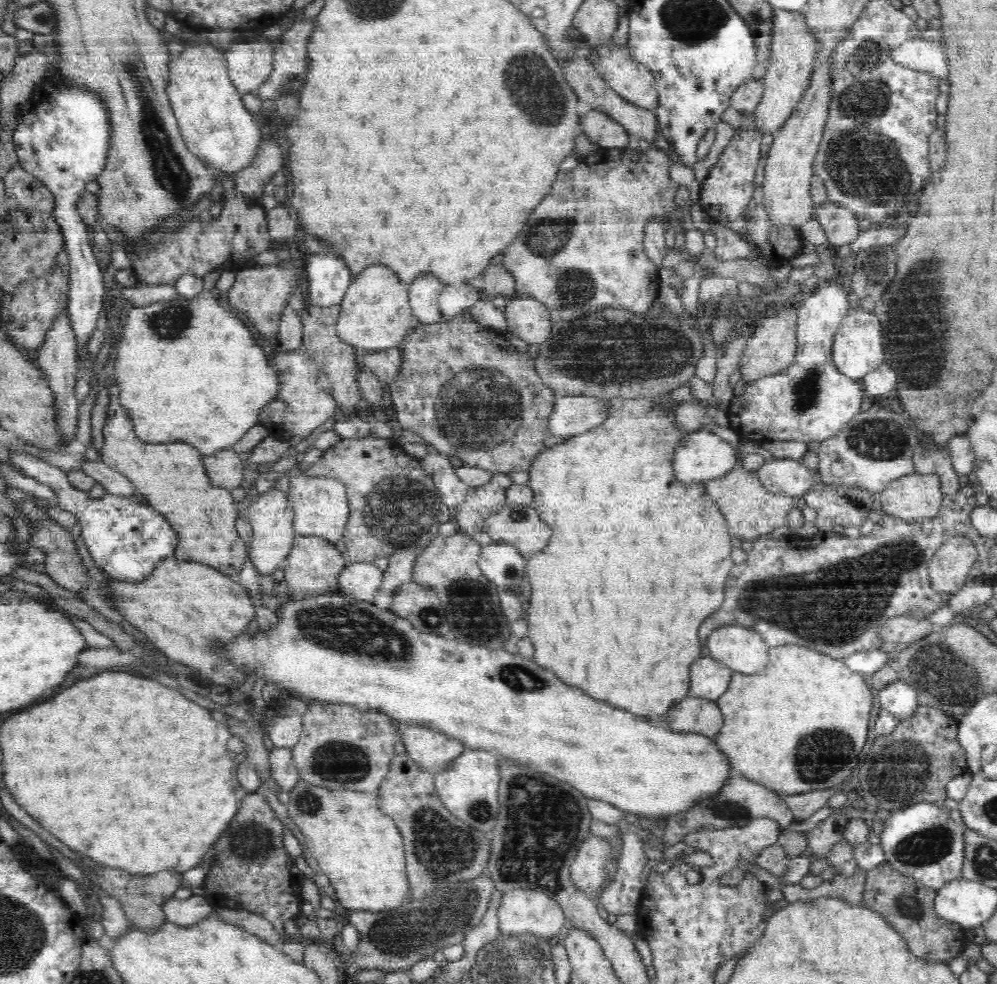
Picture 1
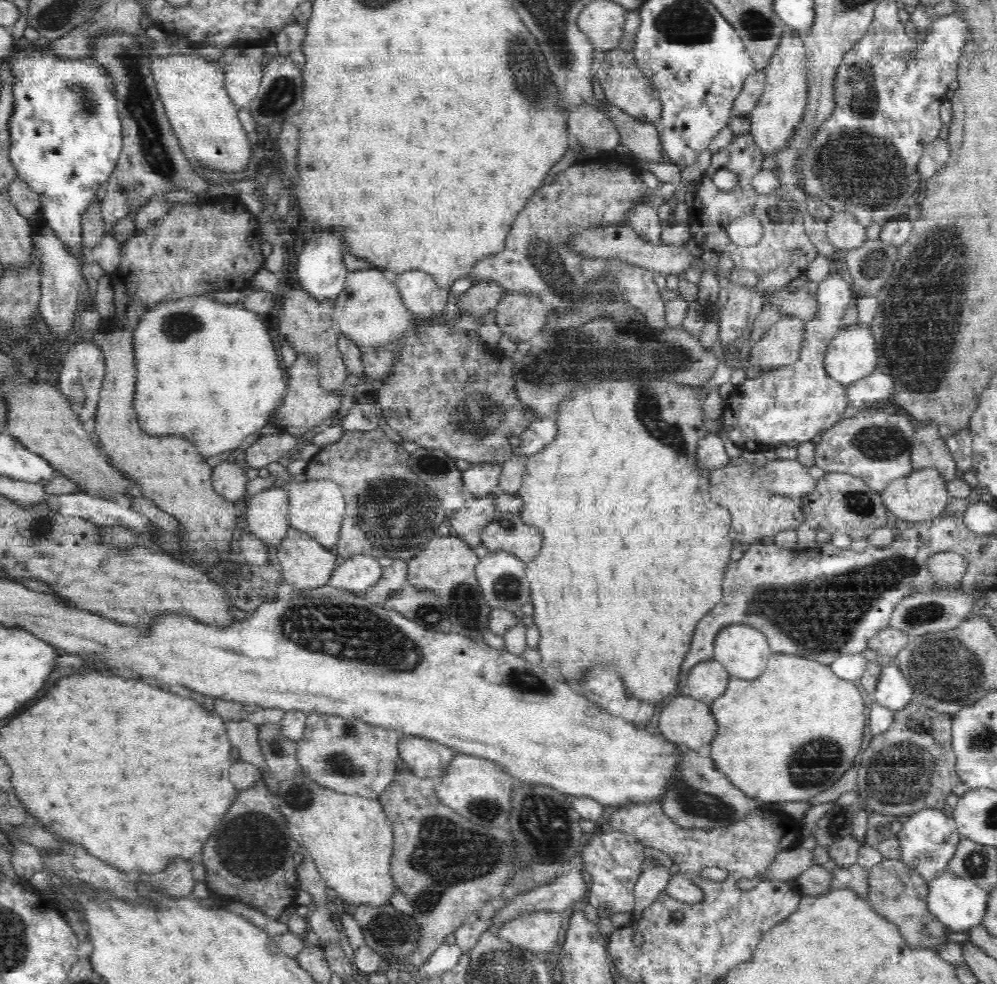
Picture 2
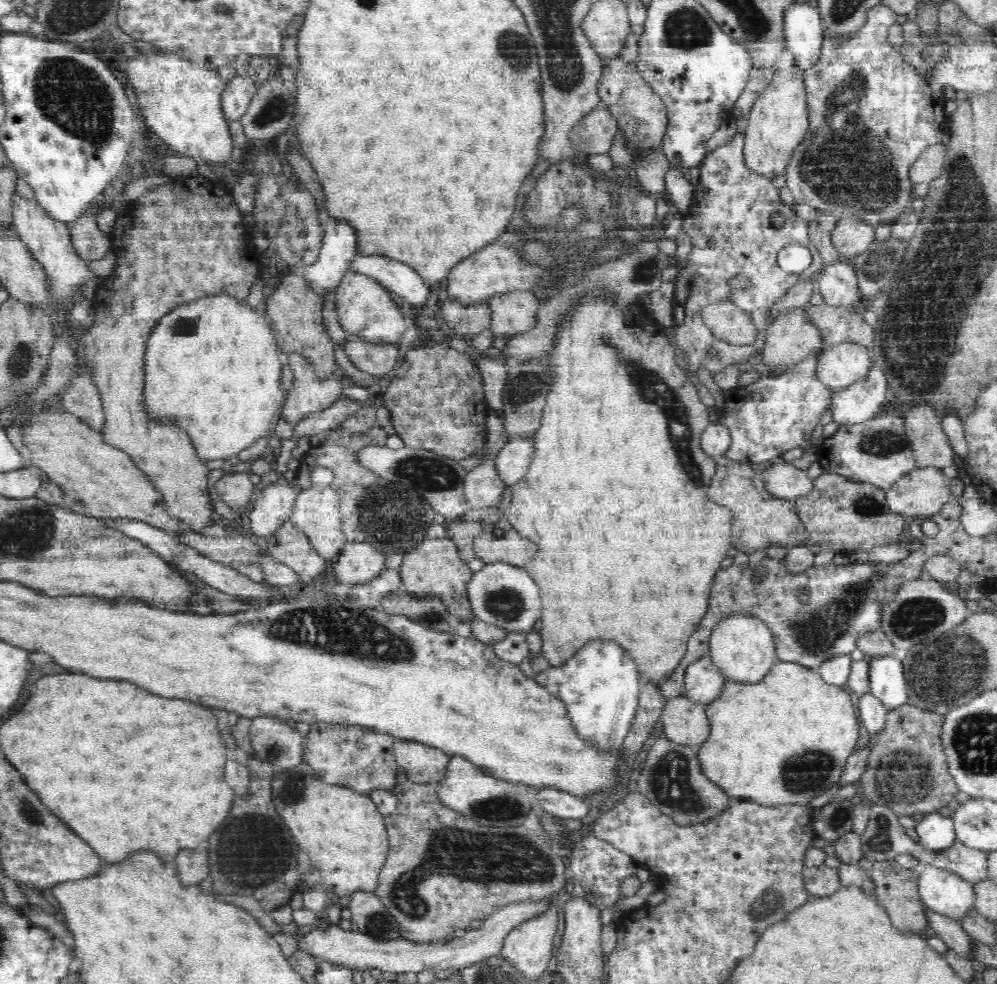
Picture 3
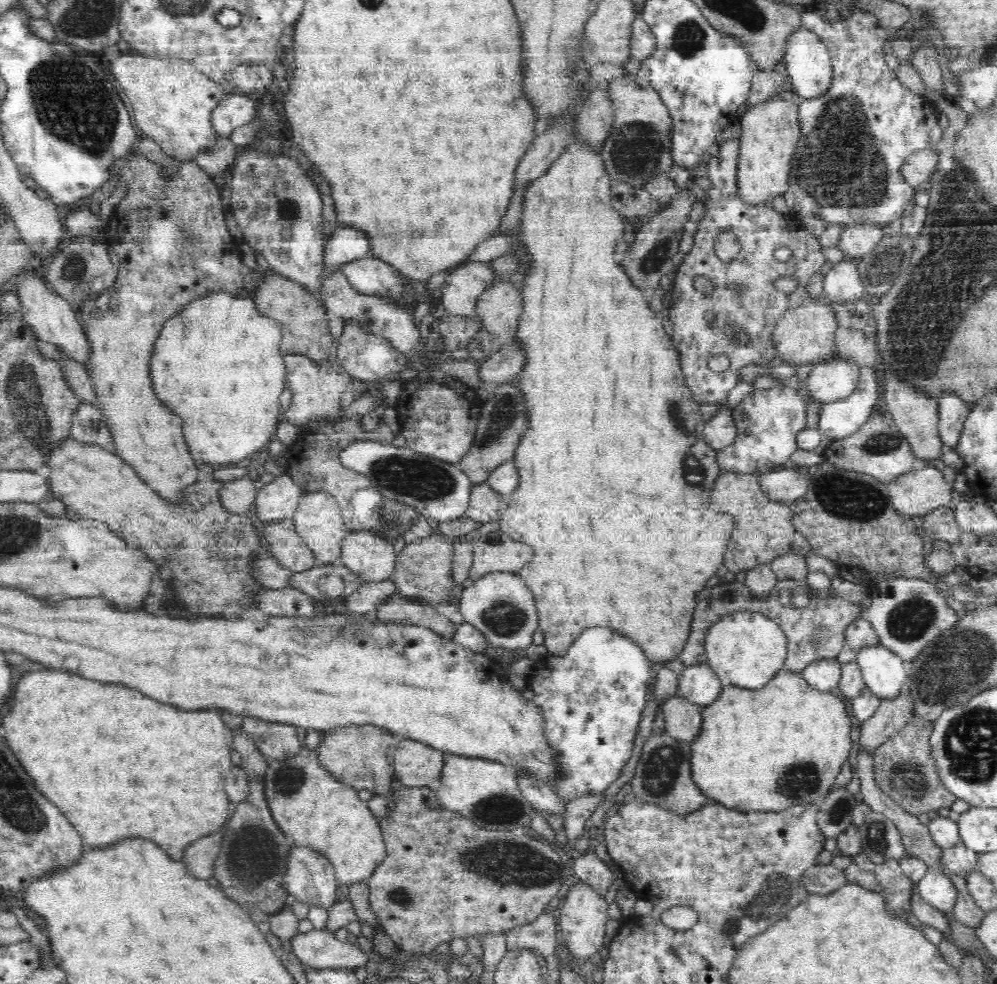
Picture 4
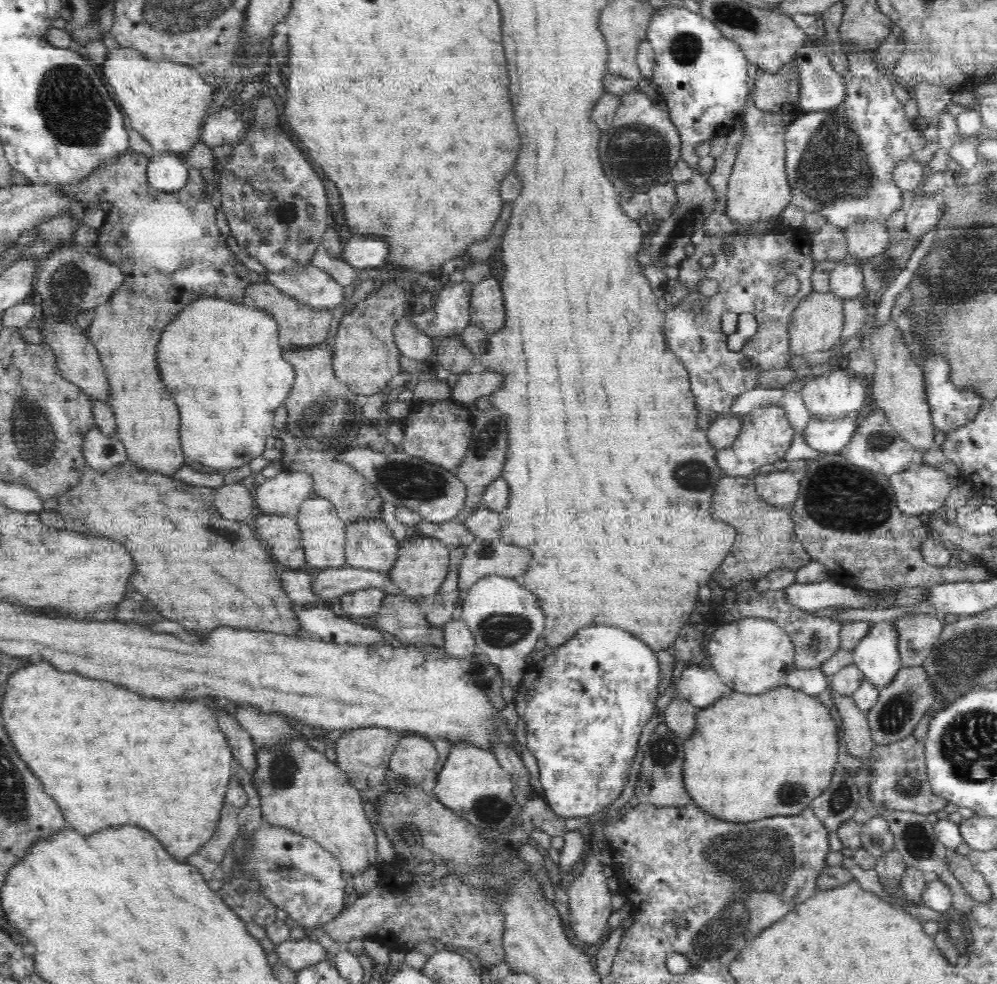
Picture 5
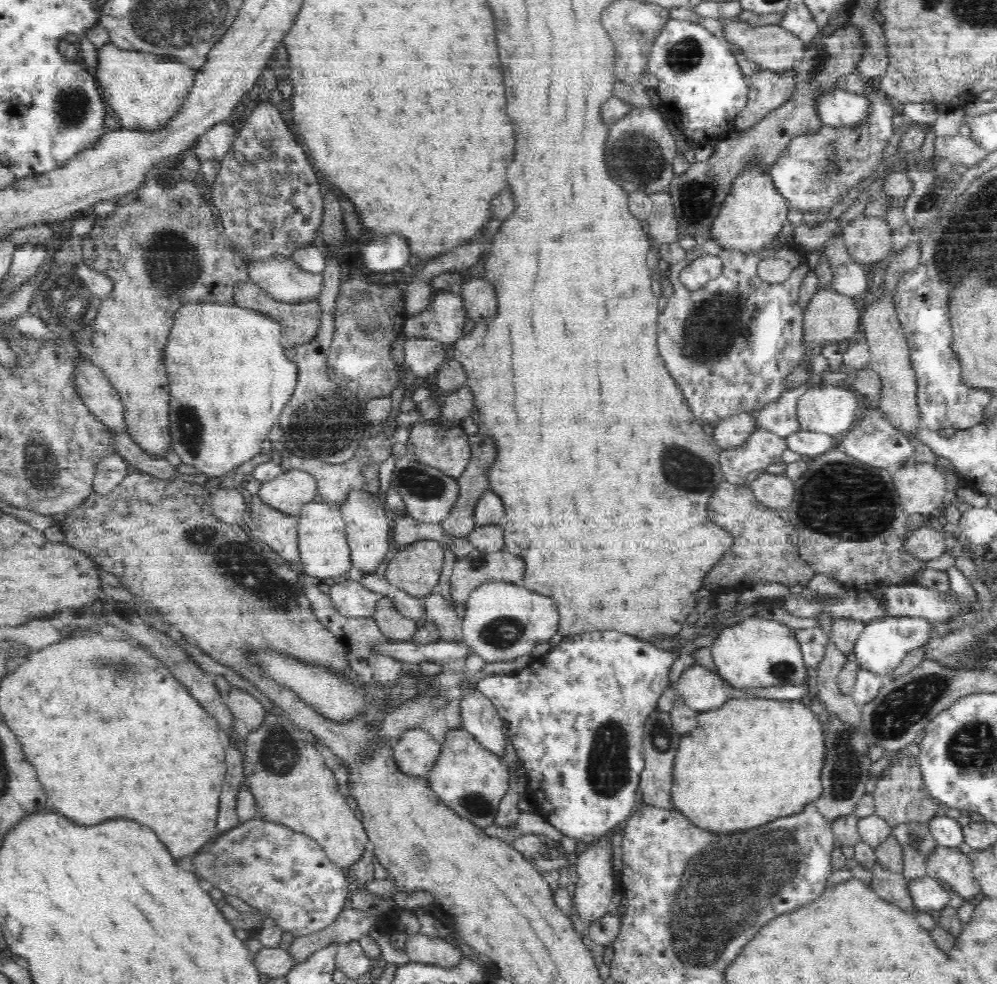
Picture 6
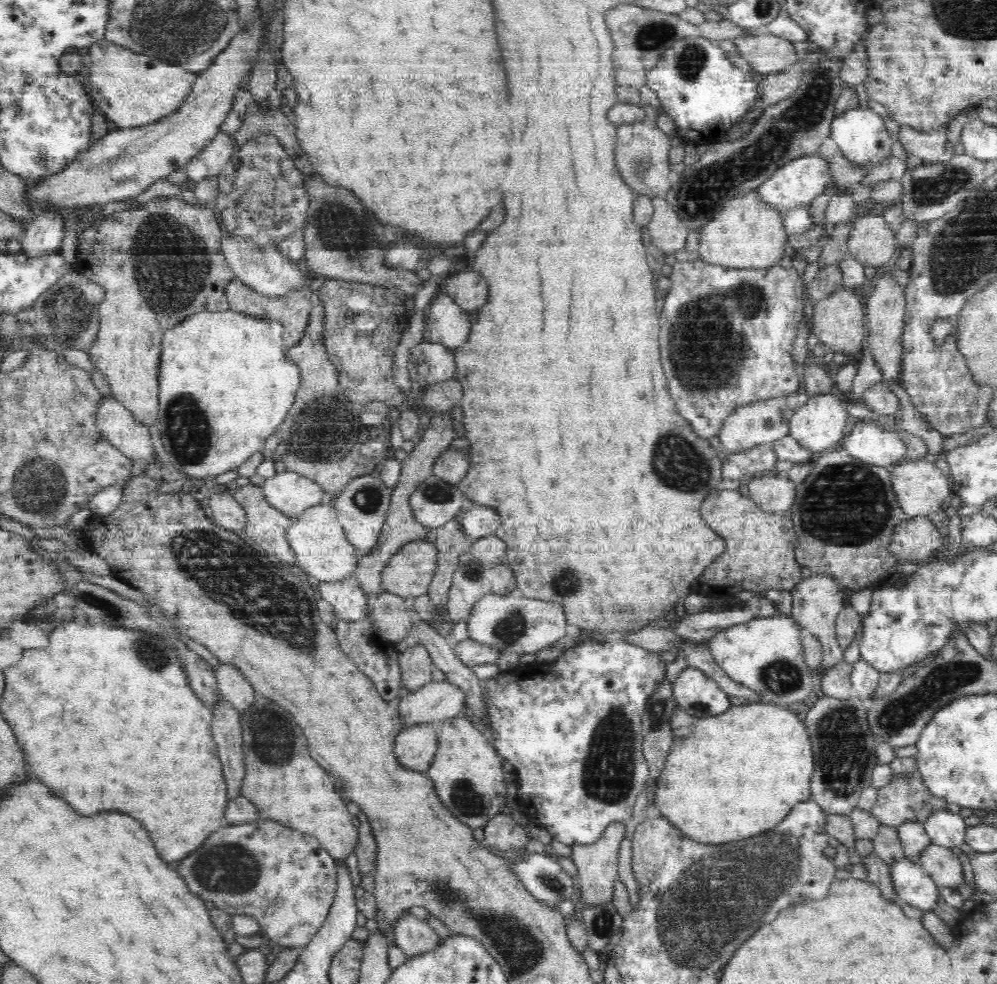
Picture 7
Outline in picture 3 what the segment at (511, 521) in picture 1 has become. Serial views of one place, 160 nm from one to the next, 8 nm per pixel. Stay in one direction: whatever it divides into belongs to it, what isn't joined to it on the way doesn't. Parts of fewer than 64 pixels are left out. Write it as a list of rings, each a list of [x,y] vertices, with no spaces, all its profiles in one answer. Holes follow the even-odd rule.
[[[502,518],[484,524],[482,532],[474,540],[474,552],[485,564],[507,562],[522,567],[528,558],[536,556],[538,548],[534,542],[520,536],[506,518]]]

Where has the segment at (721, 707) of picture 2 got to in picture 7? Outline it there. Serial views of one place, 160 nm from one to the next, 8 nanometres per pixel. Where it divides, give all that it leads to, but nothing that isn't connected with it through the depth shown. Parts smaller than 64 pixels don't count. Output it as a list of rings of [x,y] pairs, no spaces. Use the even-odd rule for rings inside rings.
[[[751,702],[747,705],[731,706],[718,716],[708,716],[697,719],[694,733],[688,737],[676,737],[670,751],[668,751],[667,762],[659,777],[656,780],[654,791],[654,806],[661,812],[661,816],[666,816],[685,836],[694,840],[704,841],[709,844],[726,844],[730,840],[744,840],[746,836],[756,836],[770,828],[774,828],[790,811],[800,803],[807,802],[812,798],[810,781],[815,770],[816,759],[813,754],[813,742],[806,724],[798,720],[798,716],[786,707],[776,704],[762,704],[761,702]]]

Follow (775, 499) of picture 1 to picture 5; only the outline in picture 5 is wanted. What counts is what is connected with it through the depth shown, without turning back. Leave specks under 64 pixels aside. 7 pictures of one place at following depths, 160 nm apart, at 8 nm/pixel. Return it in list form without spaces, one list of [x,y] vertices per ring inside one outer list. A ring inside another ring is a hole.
[[[724,476],[716,484],[714,489],[714,498],[712,498],[712,516],[716,520],[722,520],[724,526],[730,525],[735,529],[735,541],[730,549],[730,556],[718,566],[718,572],[714,572],[712,580],[720,584],[720,588],[728,589],[733,587],[742,580],[759,579],[776,568],[789,568],[798,570],[806,566],[811,561],[810,555],[795,536],[795,526],[790,520],[790,506],[778,507],[768,504],[755,489],[755,484],[751,476]]]

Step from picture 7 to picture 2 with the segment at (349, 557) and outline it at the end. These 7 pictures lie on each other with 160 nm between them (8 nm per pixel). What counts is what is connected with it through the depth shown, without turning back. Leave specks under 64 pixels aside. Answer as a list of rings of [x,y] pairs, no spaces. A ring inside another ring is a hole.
[[[328,479],[305,480],[301,484],[286,484],[289,496],[290,527],[310,535],[326,548],[333,550],[338,542],[345,518],[345,499],[339,484]]]

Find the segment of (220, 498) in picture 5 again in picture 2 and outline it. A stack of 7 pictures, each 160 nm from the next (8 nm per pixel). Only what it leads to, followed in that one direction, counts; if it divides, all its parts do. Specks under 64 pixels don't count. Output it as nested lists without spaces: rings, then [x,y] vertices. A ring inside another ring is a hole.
[[[233,459],[223,461],[213,468],[213,489],[222,496],[236,502],[246,494],[248,478],[244,470]]]

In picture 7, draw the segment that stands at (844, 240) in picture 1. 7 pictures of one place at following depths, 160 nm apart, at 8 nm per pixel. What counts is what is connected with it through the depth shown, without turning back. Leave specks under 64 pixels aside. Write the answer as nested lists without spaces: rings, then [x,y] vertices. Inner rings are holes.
[[[869,210],[864,216],[856,218],[847,238],[847,250],[850,257],[858,260],[863,266],[880,268],[887,265],[896,252],[896,236],[882,216],[881,211]]]

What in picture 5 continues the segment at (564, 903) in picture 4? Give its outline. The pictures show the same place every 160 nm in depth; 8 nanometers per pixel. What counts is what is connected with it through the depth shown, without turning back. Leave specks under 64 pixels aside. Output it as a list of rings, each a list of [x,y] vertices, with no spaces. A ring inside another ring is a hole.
[[[588,853],[584,859],[584,871],[575,878],[566,891],[569,896],[569,921],[574,930],[574,936],[592,945],[601,942],[602,931],[613,913],[612,905],[610,905],[612,895],[606,884],[607,878],[604,876],[604,868],[600,859],[597,856],[590,857]]]

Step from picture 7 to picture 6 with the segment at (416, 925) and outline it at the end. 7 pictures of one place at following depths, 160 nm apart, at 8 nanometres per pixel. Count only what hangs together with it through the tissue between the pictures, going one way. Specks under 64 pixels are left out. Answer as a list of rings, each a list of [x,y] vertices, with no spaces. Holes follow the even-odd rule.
[[[422,933],[409,935],[403,950],[412,962],[440,967],[455,967],[465,953],[442,937],[432,938]]]

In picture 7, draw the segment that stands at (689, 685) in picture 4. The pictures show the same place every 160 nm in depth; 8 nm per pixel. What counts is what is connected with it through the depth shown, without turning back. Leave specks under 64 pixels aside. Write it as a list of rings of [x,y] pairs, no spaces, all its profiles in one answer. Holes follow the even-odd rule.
[[[686,667],[673,682],[674,700],[696,719],[718,716],[731,707],[729,694],[699,668]]]

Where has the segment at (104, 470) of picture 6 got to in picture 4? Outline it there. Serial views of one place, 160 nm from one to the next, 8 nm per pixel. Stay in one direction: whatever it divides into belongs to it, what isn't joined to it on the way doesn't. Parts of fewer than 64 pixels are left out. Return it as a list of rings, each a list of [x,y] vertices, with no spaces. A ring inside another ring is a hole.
[[[80,402],[72,414],[71,432],[72,437],[76,437],[78,441],[92,441],[93,444],[116,453],[105,414],[98,406]]]

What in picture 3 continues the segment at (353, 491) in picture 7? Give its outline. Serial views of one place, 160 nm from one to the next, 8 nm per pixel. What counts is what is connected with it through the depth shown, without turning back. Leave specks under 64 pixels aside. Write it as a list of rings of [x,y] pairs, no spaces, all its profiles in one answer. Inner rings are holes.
[[[346,542],[334,560],[334,581],[351,586],[368,582],[388,569],[387,557],[368,543]]]

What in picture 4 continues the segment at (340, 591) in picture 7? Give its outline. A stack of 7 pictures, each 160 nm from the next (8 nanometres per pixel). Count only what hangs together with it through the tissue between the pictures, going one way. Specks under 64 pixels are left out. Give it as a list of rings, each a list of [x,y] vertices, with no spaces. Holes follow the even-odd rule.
[[[388,579],[360,584],[356,592],[347,596],[344,607],[347,610],[364,615],[377,609],[390,595],[398,592],[395,583]]]

